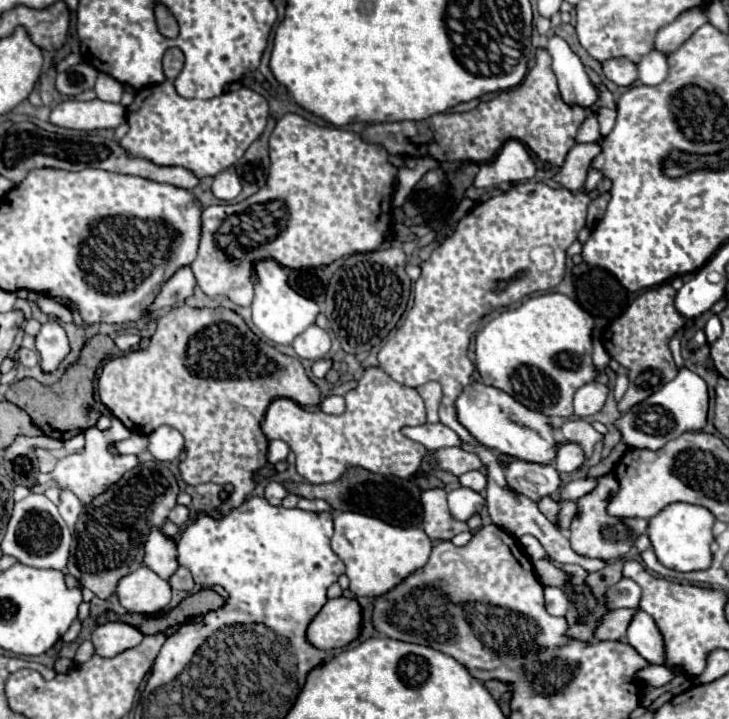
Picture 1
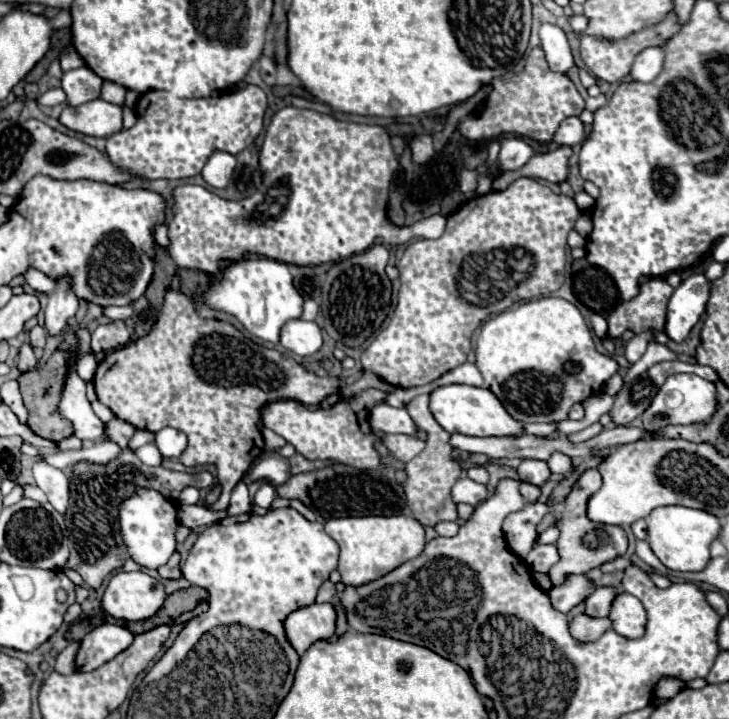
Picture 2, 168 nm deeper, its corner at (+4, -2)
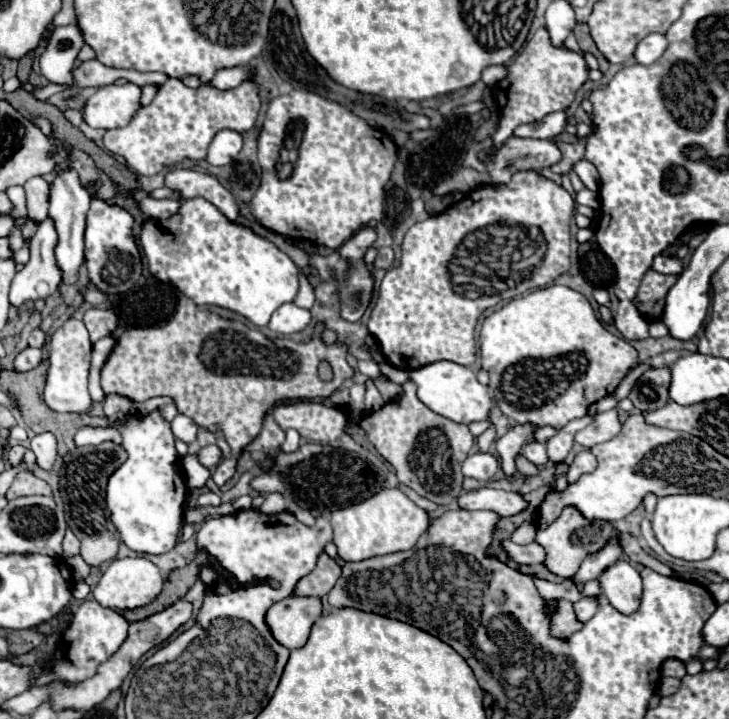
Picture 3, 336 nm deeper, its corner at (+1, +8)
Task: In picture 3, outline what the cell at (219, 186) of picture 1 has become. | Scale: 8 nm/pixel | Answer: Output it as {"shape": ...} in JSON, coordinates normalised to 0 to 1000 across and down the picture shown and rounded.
{"shape":[[[307,179],[305,185],[299,185],[291,193],[283,224],[296,232],[313,229],[316,224],[321,224],[321,218],[329,213],[329,207],[332,207],[332,188],[316,182],[316,179]]]}

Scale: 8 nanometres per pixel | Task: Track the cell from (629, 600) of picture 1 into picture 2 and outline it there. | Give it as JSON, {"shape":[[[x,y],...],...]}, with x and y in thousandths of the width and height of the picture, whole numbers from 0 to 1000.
{"shape":[[[819,816],[819,819],[813,822],[813,828],[808,828],[808,830],[802,833],[802,853],[805,853],[808,858],[833,858],[844,828],[846,828],[846,819]]]}

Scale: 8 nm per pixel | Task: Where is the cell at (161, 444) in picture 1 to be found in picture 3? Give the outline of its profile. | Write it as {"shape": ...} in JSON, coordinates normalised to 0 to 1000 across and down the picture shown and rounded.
{"shape":[[[241,577],[239,586],[233,588],[233,594],[236,594],[236,605],[239,605],[244,613],[263,616],[263,613],[269,611],[272,594],[269,594],[266,586],[261,586],[261,580],[255,580],[255,577]]]}

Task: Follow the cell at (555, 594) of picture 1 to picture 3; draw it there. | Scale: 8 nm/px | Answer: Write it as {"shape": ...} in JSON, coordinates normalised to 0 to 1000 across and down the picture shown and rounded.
{"shape":[[[837,752],[837,758],[831,758],[831,764],[823,764],[820,769],[812,769],[809,775],[804,775],[804,780],[796,786],[796,791],[790,794],[790,800],[785,803],[785,808],[790,814],[801,814],[804,808],[820,805],[853,772],[856,772],[853,764],[848,764],[848,758],[842,758],[842,752]]]}

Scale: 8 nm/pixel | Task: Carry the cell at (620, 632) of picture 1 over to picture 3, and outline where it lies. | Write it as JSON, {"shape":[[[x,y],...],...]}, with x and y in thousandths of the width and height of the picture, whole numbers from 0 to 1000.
{"shape":[[[765,836],[765,847],[760,853],[760,864],[757,864],[757,875],[763,886],[782,886],[785,880],[796,878],[801,872],[798,864],[793,864],[790,853],[787,853],[787,841],[782,836]]]}

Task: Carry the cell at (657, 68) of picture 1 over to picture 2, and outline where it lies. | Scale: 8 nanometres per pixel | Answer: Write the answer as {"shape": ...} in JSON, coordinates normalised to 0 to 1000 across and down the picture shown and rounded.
{"shape":[[[888,65],[871,79],[866,93],[866,110],[879,115],[893,115],[909,96],[909,68],[907,65]]]}

